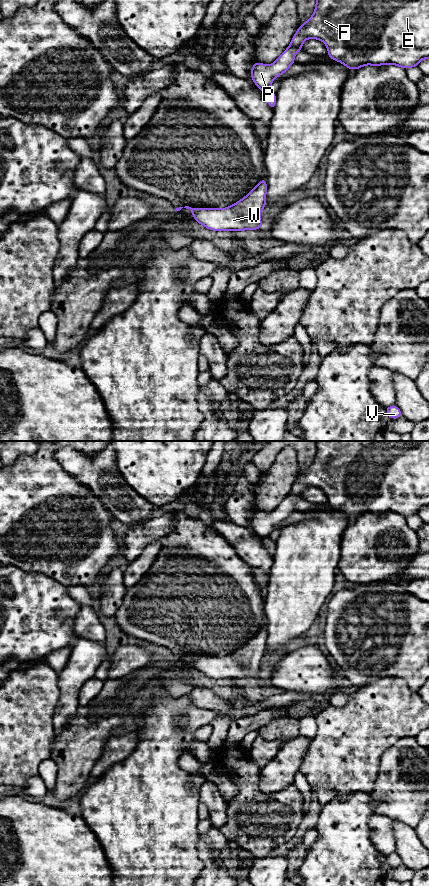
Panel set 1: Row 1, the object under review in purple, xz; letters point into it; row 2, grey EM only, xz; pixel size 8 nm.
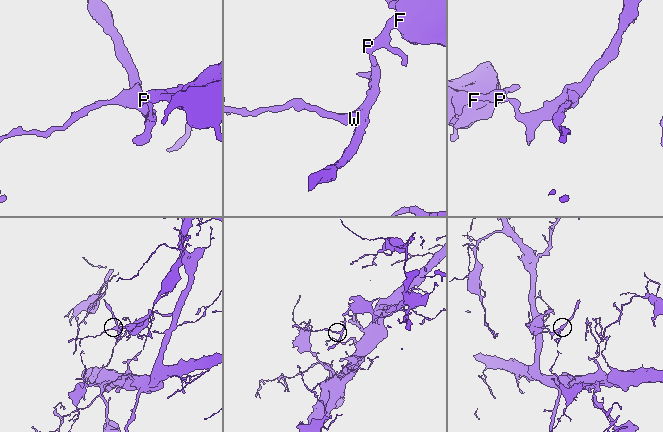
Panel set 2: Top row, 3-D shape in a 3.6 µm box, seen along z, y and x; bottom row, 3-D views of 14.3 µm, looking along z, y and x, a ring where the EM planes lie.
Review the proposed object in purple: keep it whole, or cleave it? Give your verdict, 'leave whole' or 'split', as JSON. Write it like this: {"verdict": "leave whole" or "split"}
{"verdict": "split"}

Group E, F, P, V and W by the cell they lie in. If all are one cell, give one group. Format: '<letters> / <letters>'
E F P V / W

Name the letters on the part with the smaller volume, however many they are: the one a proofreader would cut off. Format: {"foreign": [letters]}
{"foreign": ["W"]}

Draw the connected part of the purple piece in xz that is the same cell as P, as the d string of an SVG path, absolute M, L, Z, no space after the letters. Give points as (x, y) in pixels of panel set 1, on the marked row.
M316 0L313 15L298 27L290 45L277 60L270 65L254 62L250 75L256 86L261 90L269 89L273 80L295 63L295 54L309 38L324 42L329 58L343 63L348 69L386 64L404 69L417 67L420 60L429 59L429 0Z

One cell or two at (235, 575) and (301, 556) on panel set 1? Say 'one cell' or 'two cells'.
two cells

